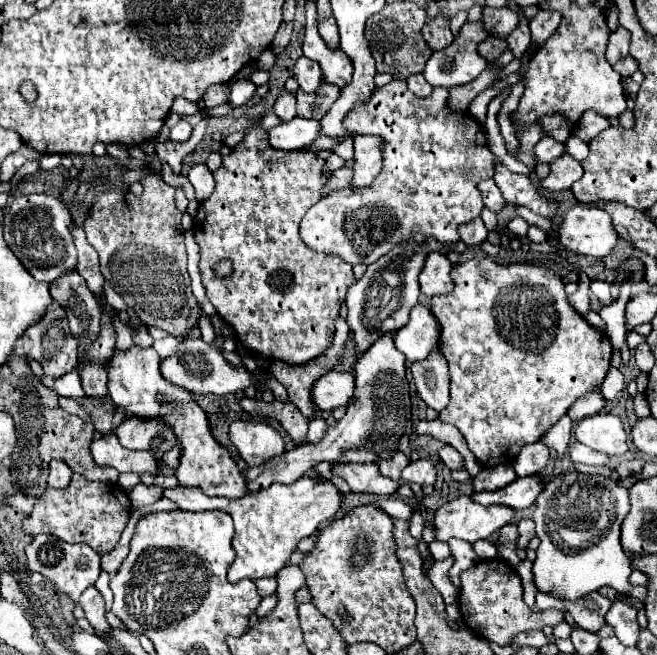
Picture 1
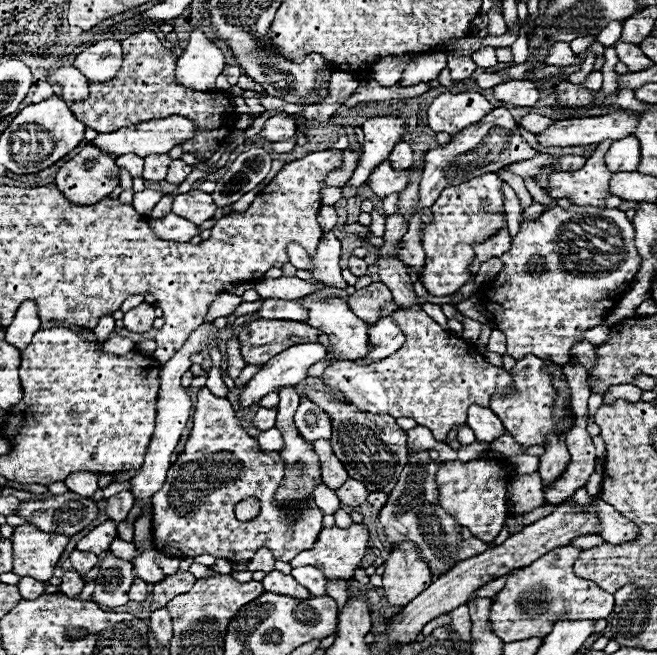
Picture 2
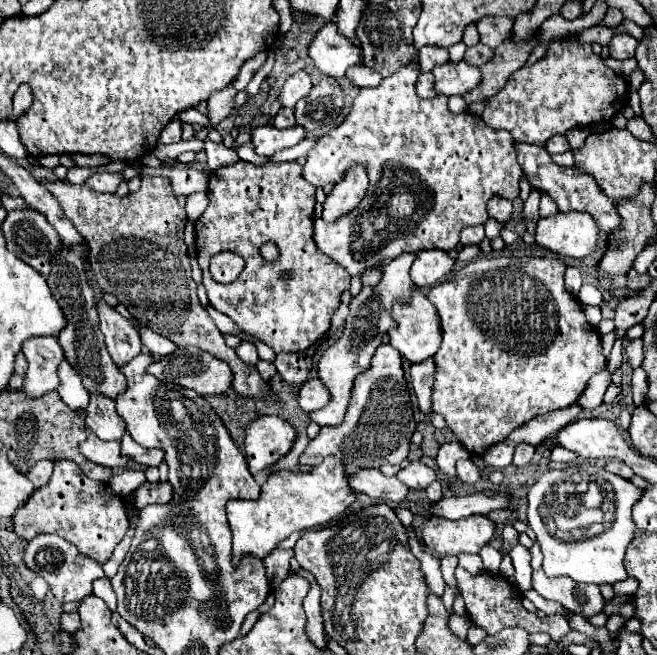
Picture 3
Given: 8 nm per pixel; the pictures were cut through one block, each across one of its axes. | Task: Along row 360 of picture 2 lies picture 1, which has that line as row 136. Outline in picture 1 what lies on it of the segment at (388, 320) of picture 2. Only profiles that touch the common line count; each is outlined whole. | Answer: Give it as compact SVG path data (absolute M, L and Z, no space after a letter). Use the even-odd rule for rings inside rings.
M356 136L354 138L354 164L352 164L352 190L362 190L372 184L382 168L382 144L376 136Z

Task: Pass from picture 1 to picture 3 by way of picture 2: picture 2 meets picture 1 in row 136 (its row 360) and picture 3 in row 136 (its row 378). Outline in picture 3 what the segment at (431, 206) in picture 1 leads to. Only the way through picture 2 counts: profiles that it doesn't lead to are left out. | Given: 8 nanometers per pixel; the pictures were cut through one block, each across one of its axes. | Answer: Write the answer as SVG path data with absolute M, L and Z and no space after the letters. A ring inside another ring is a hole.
M414 62L394 72L394 76L382 78L380 86L362 88L344 124L326 132L302 166L304 180L316 188L322 188L322 184L338 184L348 168L356 164L368 174L368 192L356 212L350 212L334 224L326 224L326 230L314 230L316 246L344 266L350 276L360 276L366 268L394 260L402 252L416 254L426 248L452 250L460 240L462 228L478 226L488 220L486 202L490 198L502 196L514 200L520 192L524 172L516 160L514 138L506 130L486 126L476 114L452 114L448 110L448 97L443 94L433 99L420 98L416 94L418 76L420 66Z

